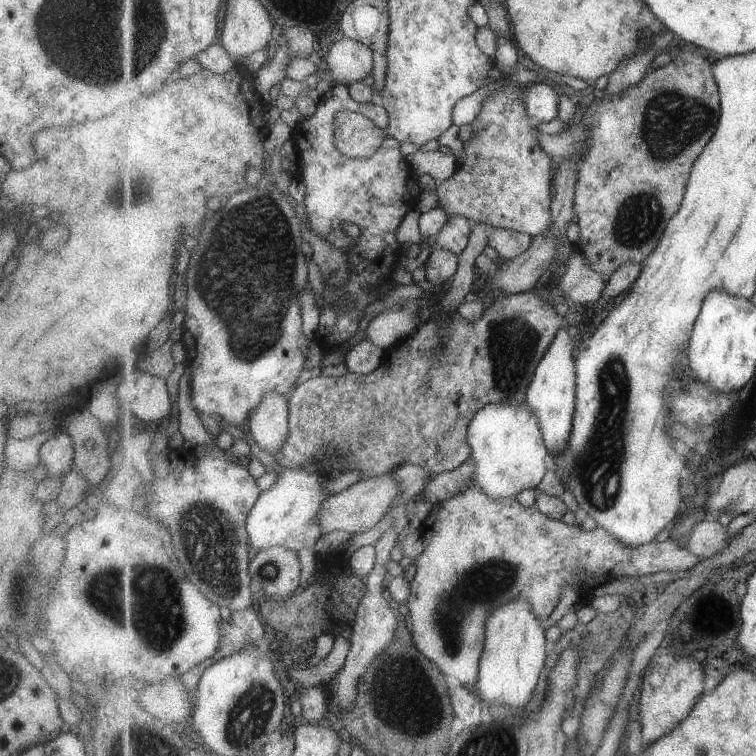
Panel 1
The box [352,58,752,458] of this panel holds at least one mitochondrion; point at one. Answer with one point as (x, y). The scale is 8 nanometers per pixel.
(674, 120)

